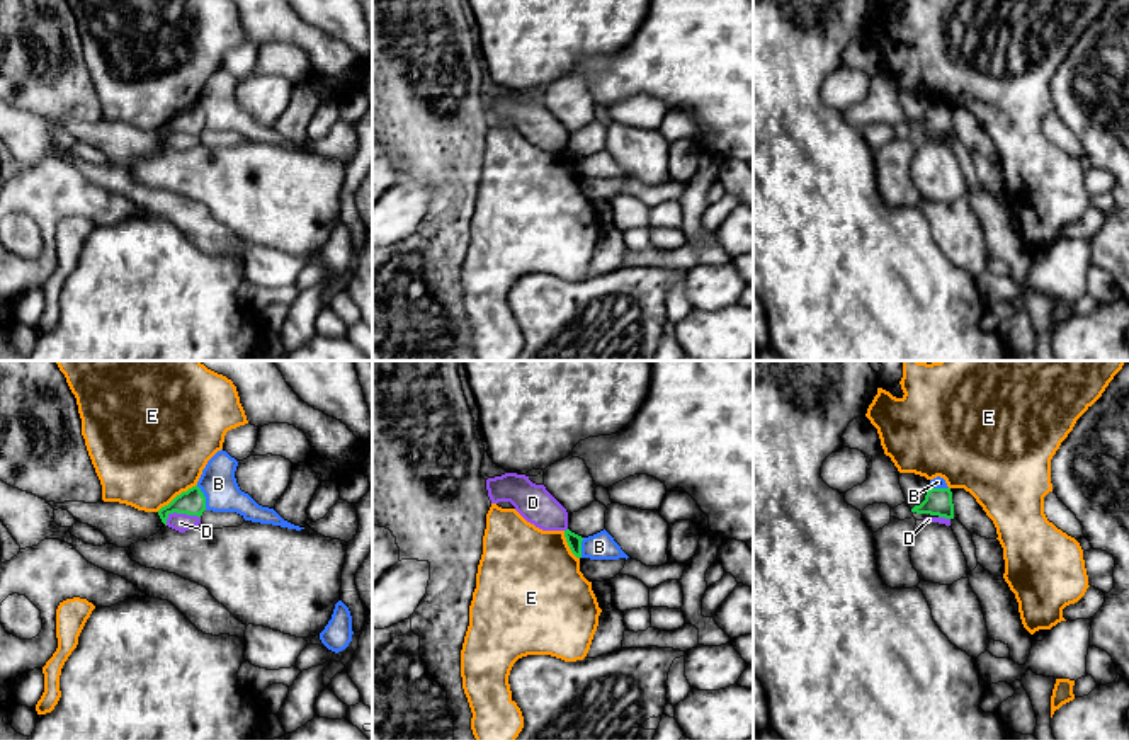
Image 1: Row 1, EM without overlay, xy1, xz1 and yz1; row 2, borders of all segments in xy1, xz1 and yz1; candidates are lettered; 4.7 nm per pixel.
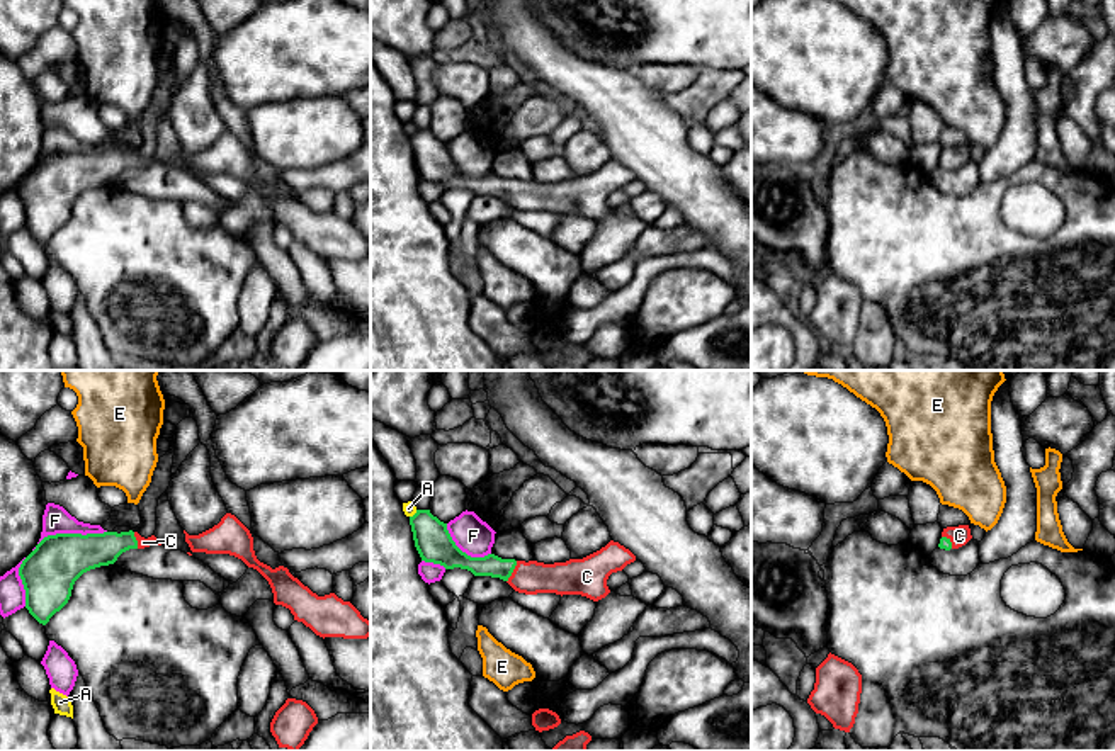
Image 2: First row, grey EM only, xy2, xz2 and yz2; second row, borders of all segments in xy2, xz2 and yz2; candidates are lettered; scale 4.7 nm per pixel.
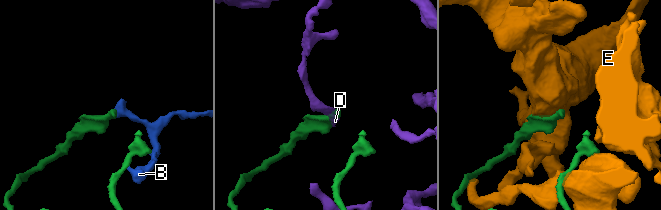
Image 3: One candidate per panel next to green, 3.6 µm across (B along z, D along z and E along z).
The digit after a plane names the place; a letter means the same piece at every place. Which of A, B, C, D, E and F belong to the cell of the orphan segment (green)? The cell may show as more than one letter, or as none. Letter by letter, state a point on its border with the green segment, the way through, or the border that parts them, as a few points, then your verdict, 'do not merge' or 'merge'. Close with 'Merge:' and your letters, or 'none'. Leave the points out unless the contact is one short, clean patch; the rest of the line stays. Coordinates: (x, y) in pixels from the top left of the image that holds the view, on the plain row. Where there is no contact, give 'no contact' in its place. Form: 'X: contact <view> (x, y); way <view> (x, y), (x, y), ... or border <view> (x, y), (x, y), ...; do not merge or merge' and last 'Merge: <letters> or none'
A: contact xz2 (415, 133); do not merge
B: contact xy1 (204, 116); border xy1 (196, 104), (204, 116), (206, 128); do not merge
C: contact xz2 (512, 191); way xz2 (490, 184), (512, 191), (527, 197), (563, 197); merge
D: contact xy1 (179, 131); border xy1 (199, 136), (172, 131), (165, 143); do not merge
E: contact xy1 (177, 114); do not merge
F: contact xy2 (72, 153); do not merge
Merge: C

